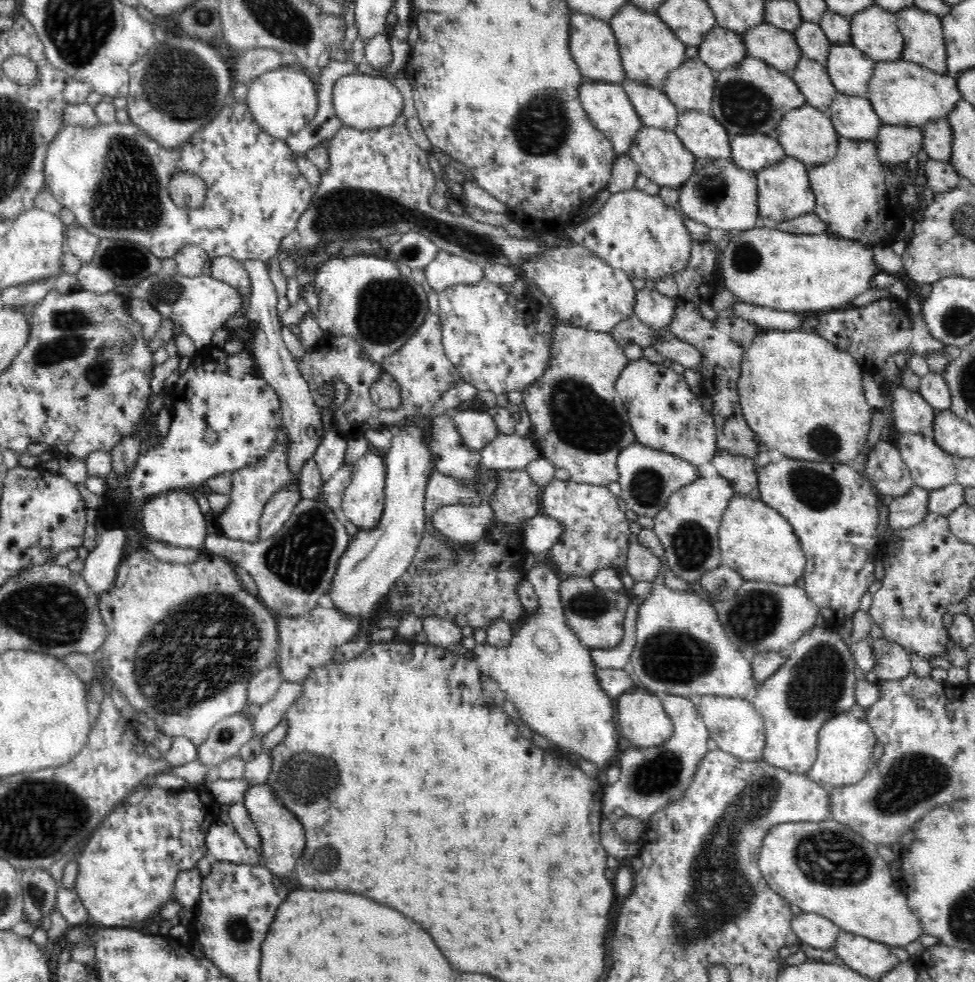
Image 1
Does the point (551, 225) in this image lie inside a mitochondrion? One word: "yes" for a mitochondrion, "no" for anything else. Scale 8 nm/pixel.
no

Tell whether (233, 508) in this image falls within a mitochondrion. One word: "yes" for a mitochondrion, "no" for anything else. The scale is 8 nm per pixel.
no

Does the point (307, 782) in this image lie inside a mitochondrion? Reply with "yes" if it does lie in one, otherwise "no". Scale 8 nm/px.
yes

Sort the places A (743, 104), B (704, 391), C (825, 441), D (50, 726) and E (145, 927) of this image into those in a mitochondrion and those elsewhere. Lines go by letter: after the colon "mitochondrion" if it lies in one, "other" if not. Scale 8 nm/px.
A: mitochondrion
B: other
C: mitochondrion
D: other
E: other

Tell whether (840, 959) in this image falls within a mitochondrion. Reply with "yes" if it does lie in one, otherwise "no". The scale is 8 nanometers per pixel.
no

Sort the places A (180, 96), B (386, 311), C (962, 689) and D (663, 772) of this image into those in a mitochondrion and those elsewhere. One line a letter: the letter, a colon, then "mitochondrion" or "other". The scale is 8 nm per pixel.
A: mitochondrion
B: mitochondrion
C: other
D: mitochondrion

